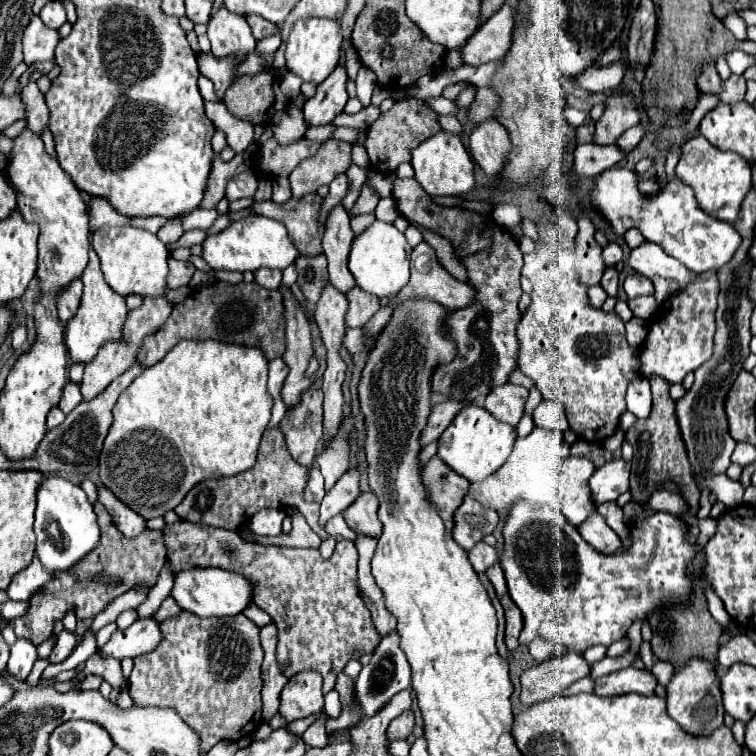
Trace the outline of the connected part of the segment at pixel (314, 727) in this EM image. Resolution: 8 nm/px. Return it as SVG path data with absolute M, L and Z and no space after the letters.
M323 714L323 718L319 718L319 720L315 720L305 732L303 732L303 740L305 740L305 744L311 748L315 748L315 746L325 746L327 742L329 742L329 734L327 734L327 730L325 730L325 722L327 722L327 718L325 718L325 714Z

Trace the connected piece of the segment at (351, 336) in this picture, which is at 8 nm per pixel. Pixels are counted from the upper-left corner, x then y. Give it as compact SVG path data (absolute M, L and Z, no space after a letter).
M347 328L345 336L343 336L343 346L349 350L349 354L371 350L371 344L363 346L363 330L361 328Z

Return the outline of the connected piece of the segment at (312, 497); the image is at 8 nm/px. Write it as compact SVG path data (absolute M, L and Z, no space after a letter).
M317 466L311 468L309 480L307 480L307 488L305 488L305 500L307 502L319 502L325 496L325 488L323 488L323 476L319 472Z

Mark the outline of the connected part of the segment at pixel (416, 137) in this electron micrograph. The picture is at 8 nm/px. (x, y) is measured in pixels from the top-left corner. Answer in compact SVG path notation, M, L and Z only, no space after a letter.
M407 98L401 102L395 102L389 112L381 112L379 118L371 124L367 130L367 140L365 140L365 150L369 154L369 166L375 172L395 172L395 168L403 162L411 160L411 150L419 146L423 140L439 132L441 126L437 122L437 114L427 108L421 100L417 98Z

